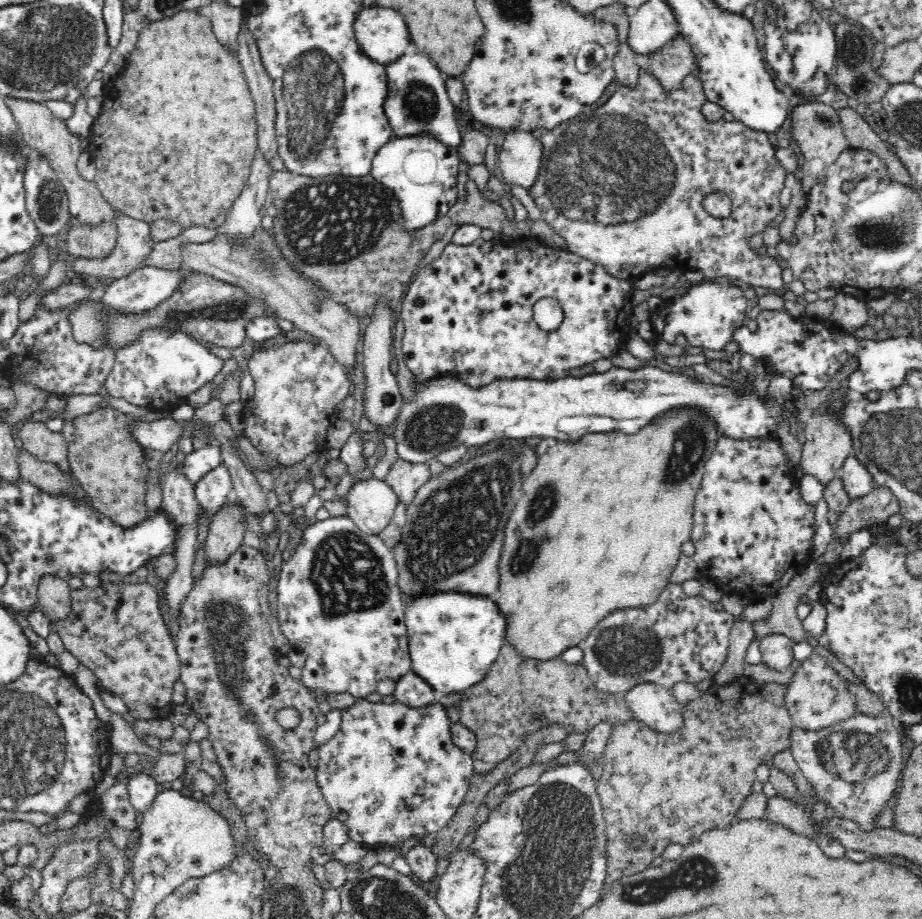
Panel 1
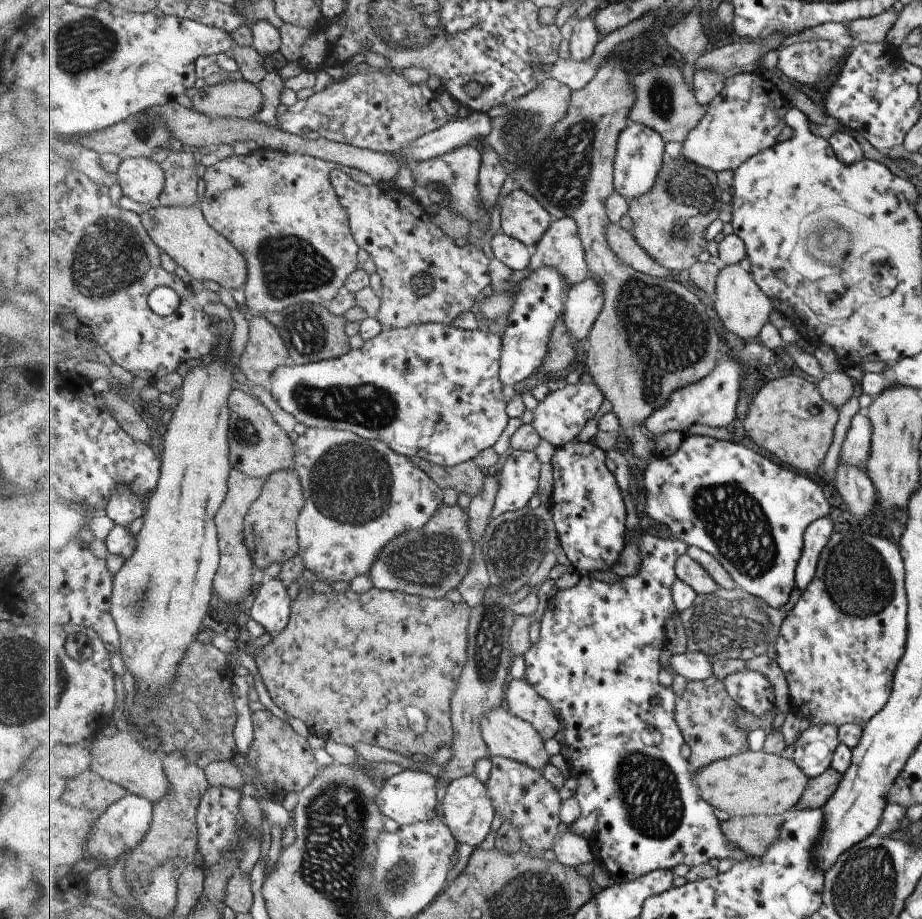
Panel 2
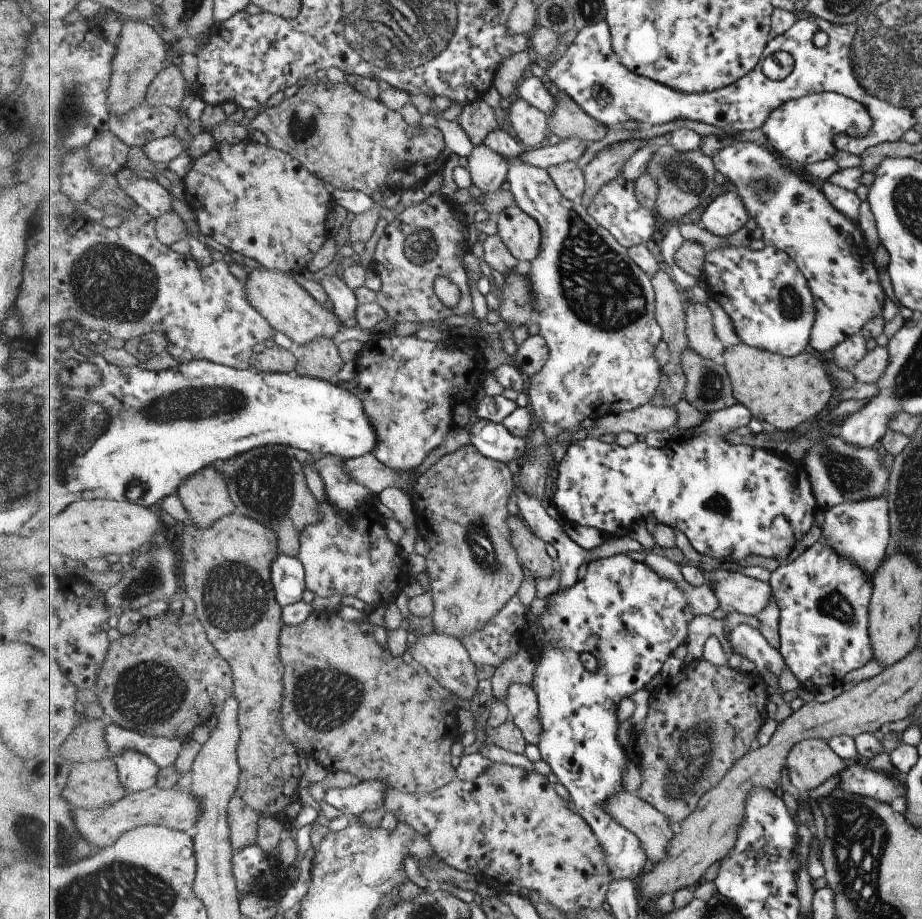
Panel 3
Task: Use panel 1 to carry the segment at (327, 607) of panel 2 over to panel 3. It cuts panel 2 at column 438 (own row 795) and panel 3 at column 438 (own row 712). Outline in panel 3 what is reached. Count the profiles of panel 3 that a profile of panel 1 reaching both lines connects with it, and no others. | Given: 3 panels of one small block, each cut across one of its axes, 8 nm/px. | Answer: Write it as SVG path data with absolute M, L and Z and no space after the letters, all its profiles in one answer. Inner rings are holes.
M337 611L331 613L313 612L305 622L297 626L284 625L280 636L280 656L285 665L282 725L286 730L287 738L297 748L301 748L307 756L313 757L317 762L321 763L329 772L351 772L358 781L382 780L393 790L403 793L434 793L457 778L456 768L453 768L453 764L451 764L451 748L455 744L455 738L447 736L449 724L456 721L457 702L455 702L455 695L444 687L438 679L429 674L422 664L415 661L407 664L403 658L393 656L391 650L383 646L381 640L378 641L375 632L376 630L372 623L345 620L339 616ZM377 688L381 688L383 692L387 690L387 696L379 698L381 694L377 694Z

